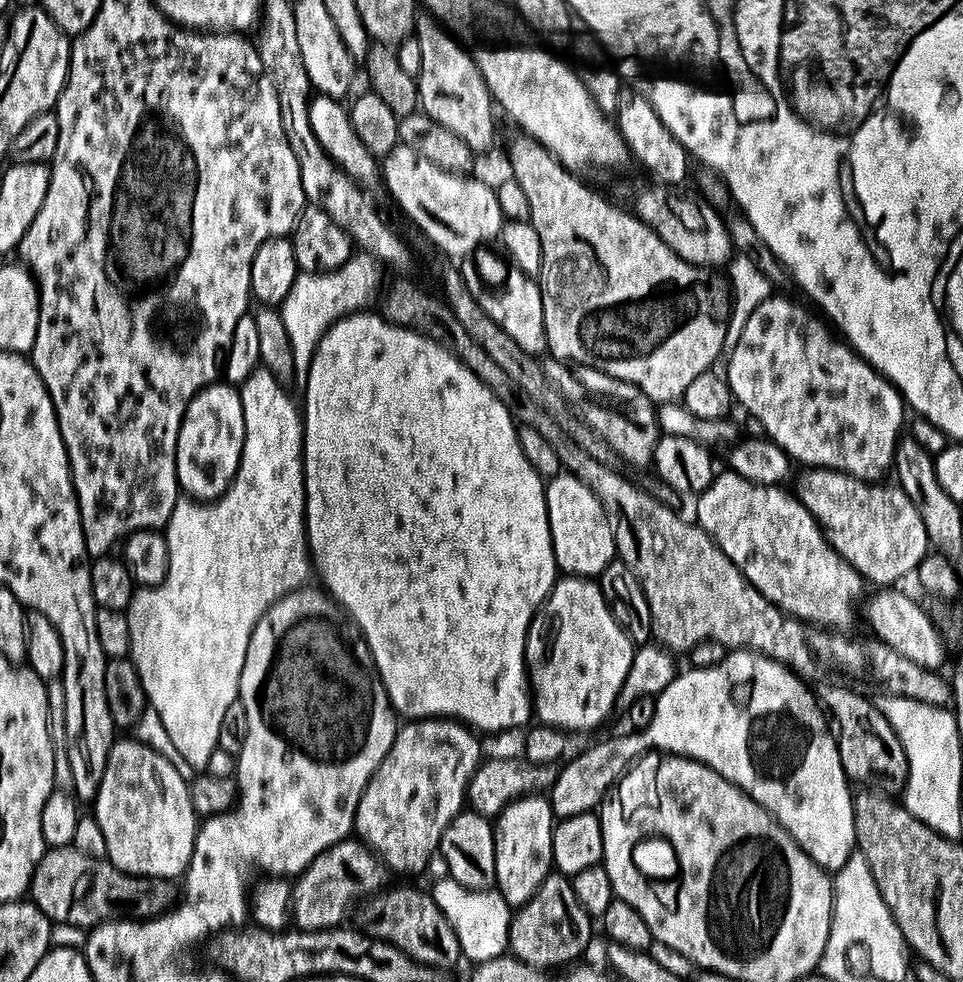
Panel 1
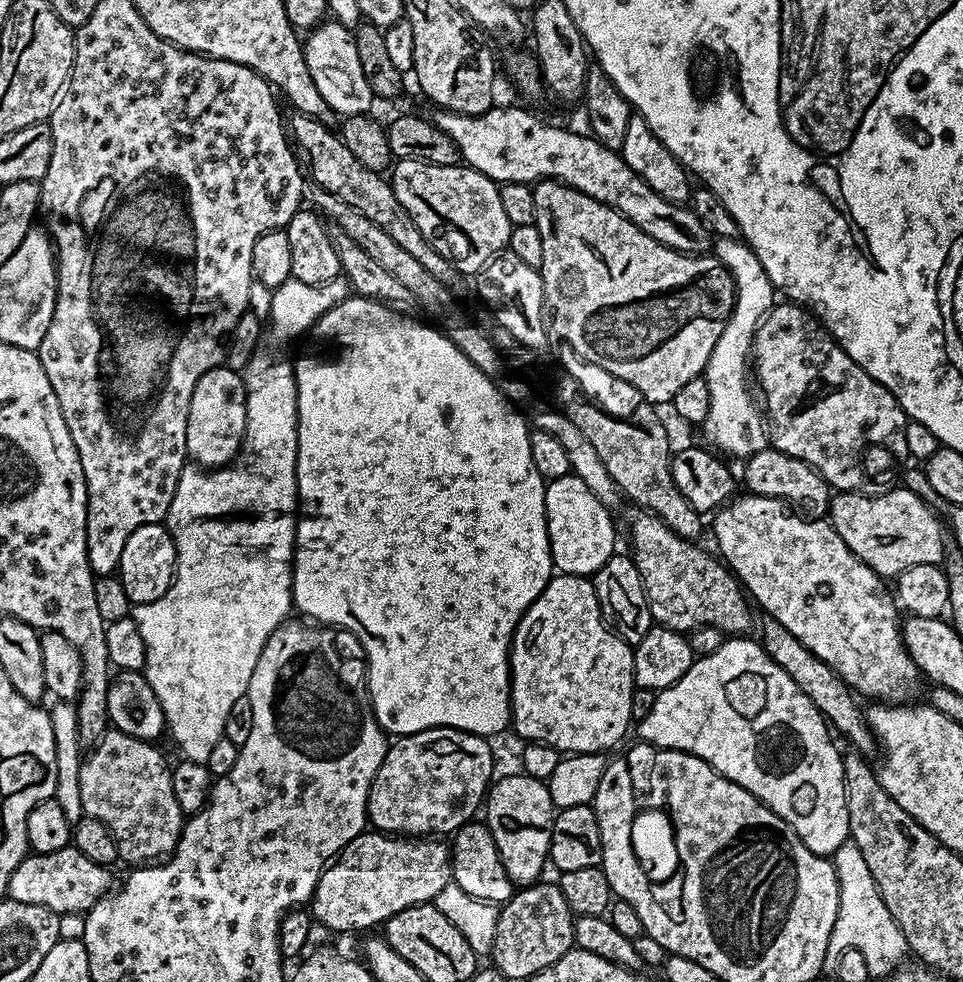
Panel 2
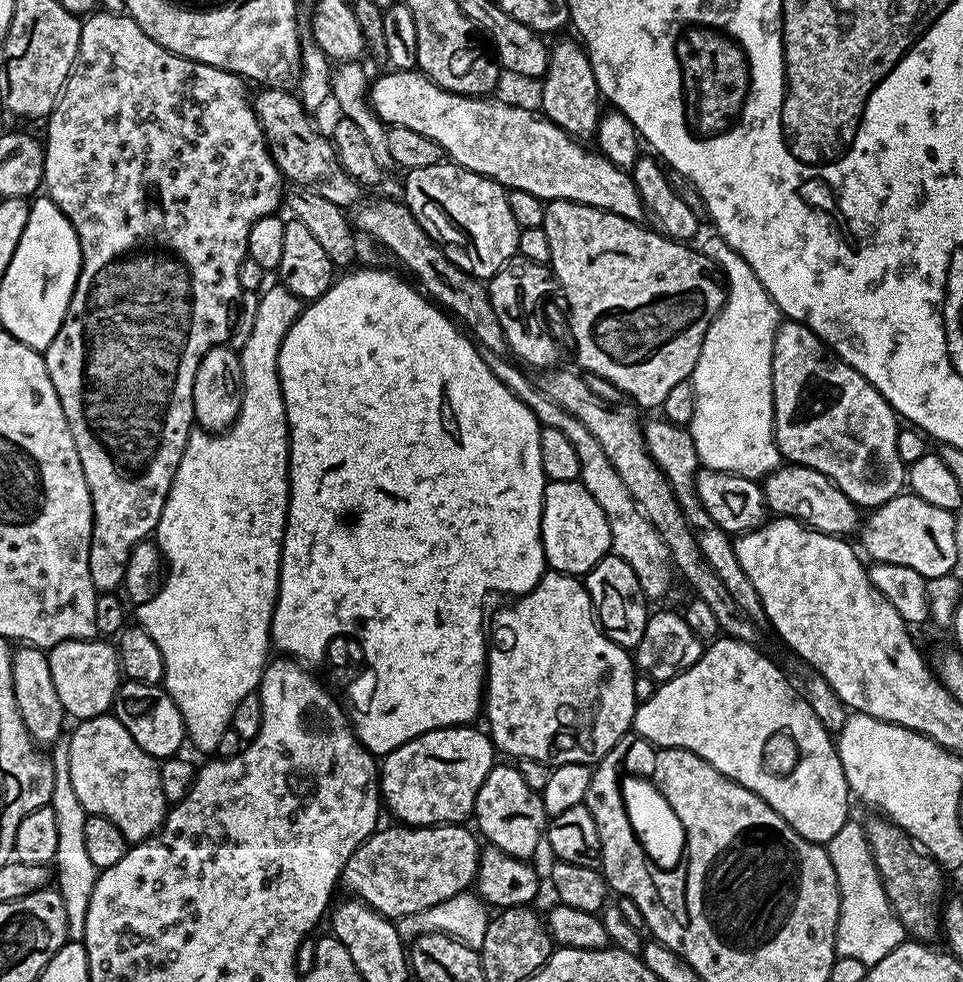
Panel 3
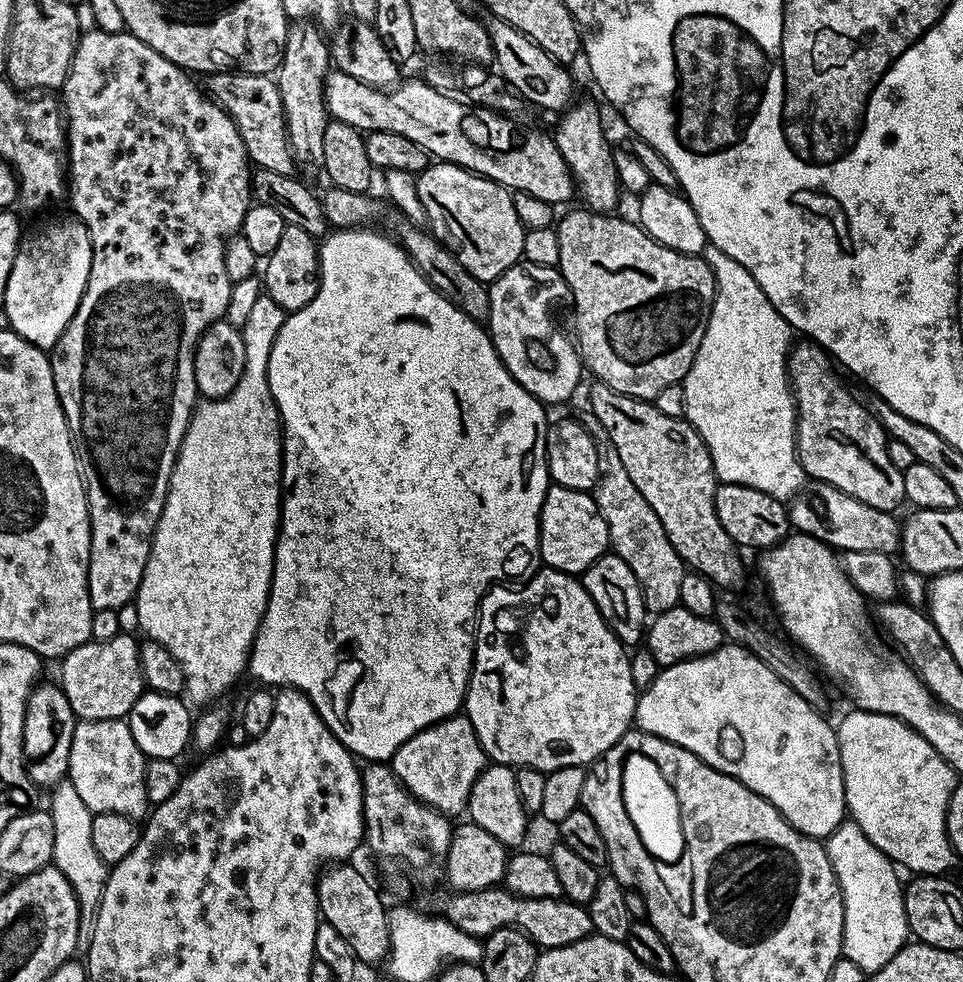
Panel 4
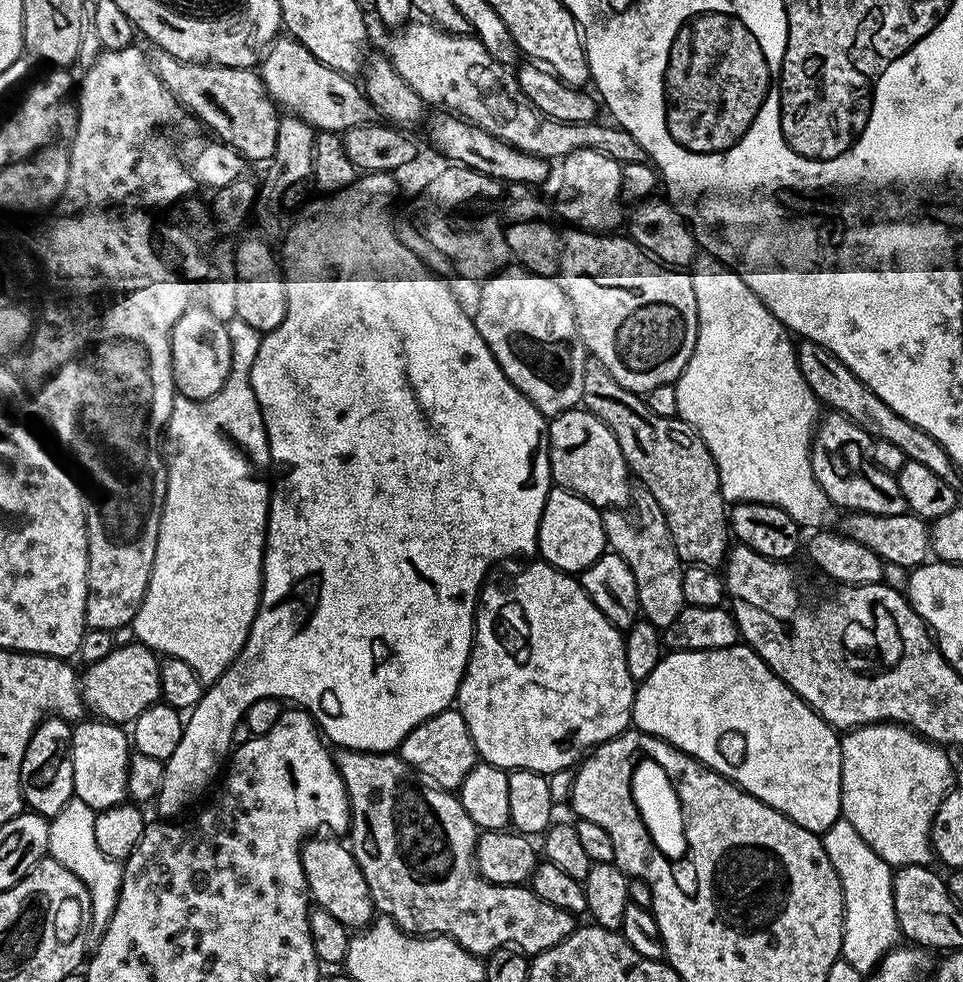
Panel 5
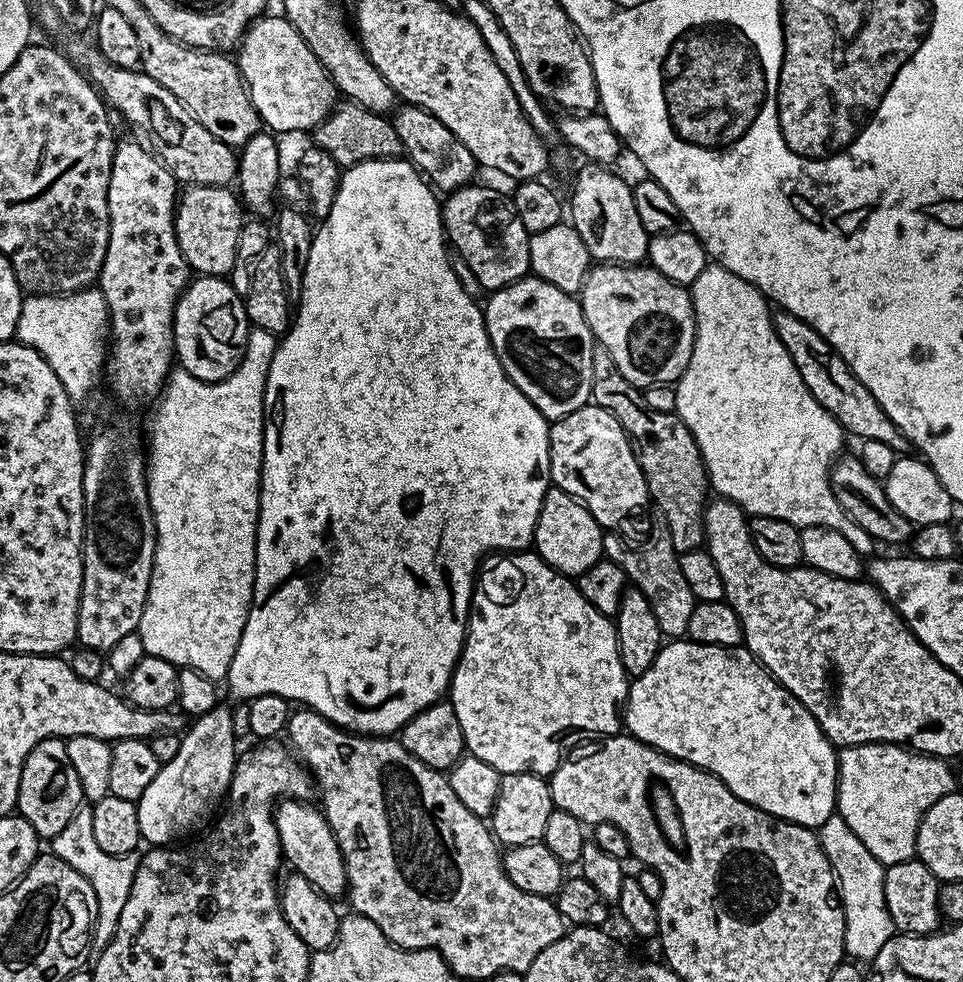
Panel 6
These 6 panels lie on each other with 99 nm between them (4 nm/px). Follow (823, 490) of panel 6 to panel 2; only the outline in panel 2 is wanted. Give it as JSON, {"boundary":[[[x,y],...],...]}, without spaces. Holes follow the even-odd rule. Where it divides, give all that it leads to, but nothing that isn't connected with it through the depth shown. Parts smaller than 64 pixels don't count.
{"boundary":[[[717,239],[714,255],[726,265],[732,274],[732,281],[736,283],[736,305],[732,308],[726,330],[722,330],[722,338],[718,338],[718,343],[714,345],[714,354],[710,354],[710,362],[702,373],[706,386],[710,386],[710,412],[704,419],[702,431],[717,444],[715,447],[725,457],[747,458],[758,454],[758,450],[767,448],[770,444],[766,420],[750,383],[750,357],[752,339],[756,337],[764,315],[773,306],[774,289],[766,270],[762,270],[762,262],[758,262],[752,247],[745,244],[743,239]]]}

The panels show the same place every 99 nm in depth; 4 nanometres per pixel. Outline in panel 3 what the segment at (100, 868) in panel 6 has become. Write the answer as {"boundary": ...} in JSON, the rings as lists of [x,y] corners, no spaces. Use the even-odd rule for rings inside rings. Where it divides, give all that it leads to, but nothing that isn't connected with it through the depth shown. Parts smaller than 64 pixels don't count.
{"boundary":[[[57,743],[51,749],[50,759],[54,770],[54,790],[50,807],[54,810],[54,819],[58,821],[58,850],[54,861],[54,884],[66,906],[69,941],[80,942],[86,934],[86,910],[90,910],[90,894],[94,894],[98,875],[94,862],[90,862],[89,856],[86,855],[84,830],[86,830],[86,818],[89,813],[85,812],[82,802],[78,802],[78,794],[74,794],[74,785],[70,783],[70,754],[67,743]]]}

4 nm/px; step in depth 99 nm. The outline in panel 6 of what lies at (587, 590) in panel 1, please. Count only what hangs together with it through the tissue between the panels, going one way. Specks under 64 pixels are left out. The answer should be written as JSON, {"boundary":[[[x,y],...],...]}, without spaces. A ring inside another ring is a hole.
{"boundary":[[[517,550],[483,561],[474,585],[472,607],[468,610],[468,631],[464,634],[464,648],[460,651],[460,660],[452,672],[450,685],[450,702],[454,706],[454,714],[458,714],[458,726],[462,726],[465,749],[471,755],[494,766],[494,770],[502,774],[529,772],[535,776],[551,777],[561,760],[565,759],[567,752],[564,751],[571,744],[576,744],[587,736],[596,736],[599,732],[601,737],[607,738],[621,731],[622,709],[628,699],[629,687],[630,677],[622,666],[615,623],[609,617],[603,616],[597,608],[590,606],[590,602],[586,602],[575,579],[565,576],[563,572],[554,571],[532,550]]]}

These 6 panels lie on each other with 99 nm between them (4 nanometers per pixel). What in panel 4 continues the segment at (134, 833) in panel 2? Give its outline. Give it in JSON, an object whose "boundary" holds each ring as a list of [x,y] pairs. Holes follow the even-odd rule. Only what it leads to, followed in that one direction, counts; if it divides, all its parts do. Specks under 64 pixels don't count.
{"boundary":[[[127,719],[79,721],[74,730],[74,742],[70,742],[67,779],[71,780],[82,802],[86,802],[86,806],[94,814],[126,814],[137,822],[149,815],[146,757],[138,742],[134,742],[134,734],[130,734]]]}

